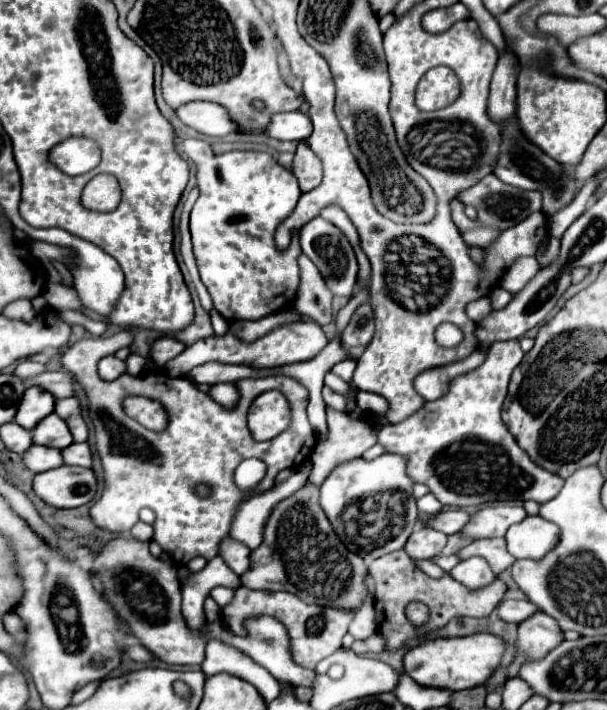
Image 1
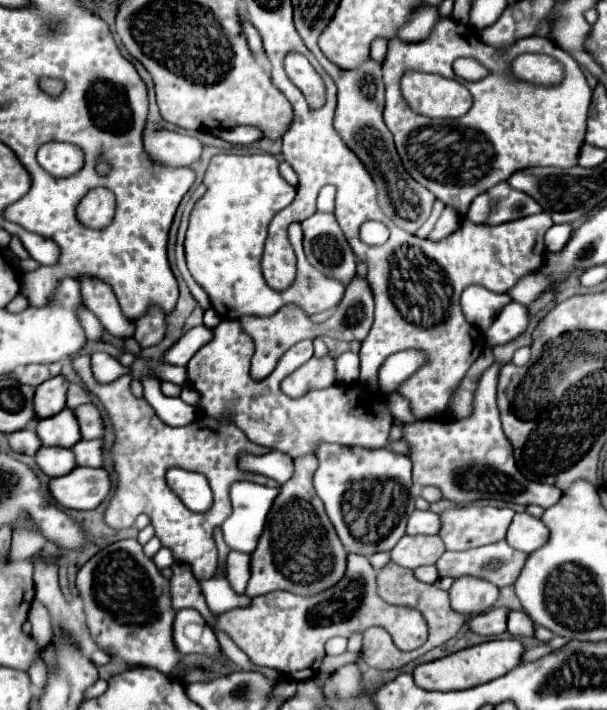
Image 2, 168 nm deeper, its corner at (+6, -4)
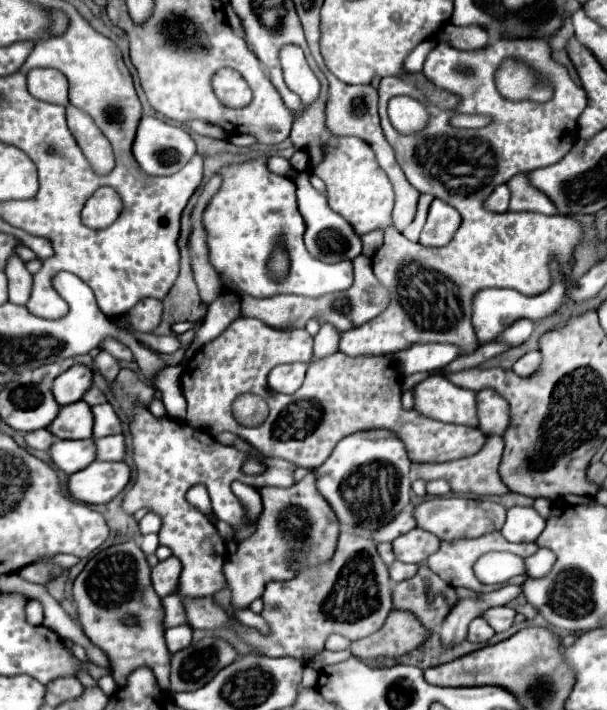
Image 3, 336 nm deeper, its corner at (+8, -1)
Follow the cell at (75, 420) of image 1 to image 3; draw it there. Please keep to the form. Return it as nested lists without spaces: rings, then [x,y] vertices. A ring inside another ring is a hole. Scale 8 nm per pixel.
[[[110,404],[94,406],[92,412],[94,412],[94,438],[104,438],[122,432],[122,422]]]

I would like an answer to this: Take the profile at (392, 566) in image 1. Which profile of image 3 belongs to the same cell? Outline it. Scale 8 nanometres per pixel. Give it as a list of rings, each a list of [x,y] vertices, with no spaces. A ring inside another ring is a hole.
[[[392,610],[386,624],[372,636],[352,642],[352,654],[362,658],[402,656],[420,648],[428,640],[426,628],[410,612]]]

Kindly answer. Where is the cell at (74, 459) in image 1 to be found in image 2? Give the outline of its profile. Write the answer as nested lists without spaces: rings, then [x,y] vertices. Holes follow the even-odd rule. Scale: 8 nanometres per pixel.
[[[94,439],[94,441],[78,441],[74,447],[74,457],[76,457],[76,465],[80,467],[102,467],[104,461],[104,453],[102,453],[102,441]]]

